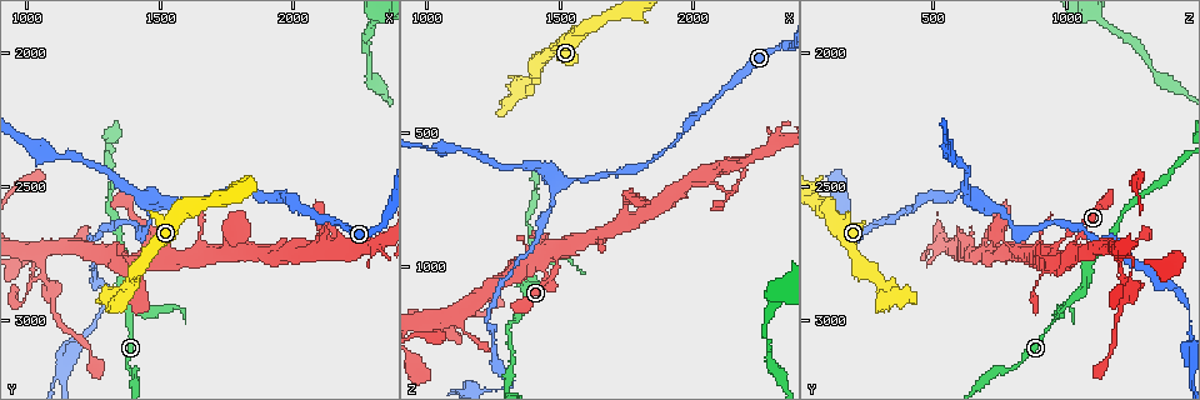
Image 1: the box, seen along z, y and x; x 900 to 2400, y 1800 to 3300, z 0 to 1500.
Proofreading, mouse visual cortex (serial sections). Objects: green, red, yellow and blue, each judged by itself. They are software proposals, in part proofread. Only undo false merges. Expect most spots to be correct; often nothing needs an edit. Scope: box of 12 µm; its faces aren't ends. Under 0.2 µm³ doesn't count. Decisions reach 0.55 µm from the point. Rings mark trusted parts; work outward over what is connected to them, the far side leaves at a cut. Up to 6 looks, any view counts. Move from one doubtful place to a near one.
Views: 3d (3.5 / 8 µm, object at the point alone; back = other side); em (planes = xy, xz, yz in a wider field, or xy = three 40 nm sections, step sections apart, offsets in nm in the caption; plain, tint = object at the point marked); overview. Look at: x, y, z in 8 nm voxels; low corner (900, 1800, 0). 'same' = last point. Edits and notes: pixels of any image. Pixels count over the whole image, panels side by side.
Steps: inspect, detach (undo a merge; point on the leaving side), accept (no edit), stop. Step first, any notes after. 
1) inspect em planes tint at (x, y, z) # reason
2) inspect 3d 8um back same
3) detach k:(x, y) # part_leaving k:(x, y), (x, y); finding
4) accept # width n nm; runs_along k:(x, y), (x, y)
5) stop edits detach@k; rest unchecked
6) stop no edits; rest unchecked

inspect 3d 3.5um at (1410, 2890, 320) # thin neck

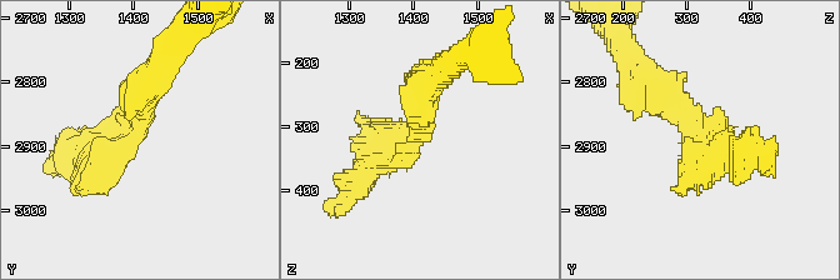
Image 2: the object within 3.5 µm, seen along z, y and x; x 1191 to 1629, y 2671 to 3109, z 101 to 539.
inspect em planes tint at (1405, 2880, 320)

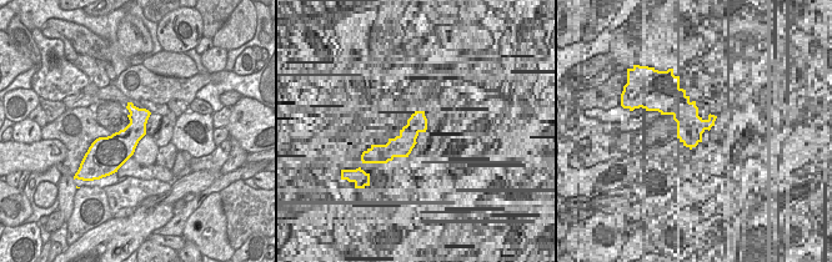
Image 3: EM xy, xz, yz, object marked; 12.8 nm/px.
inspect em xy step 3 tint same

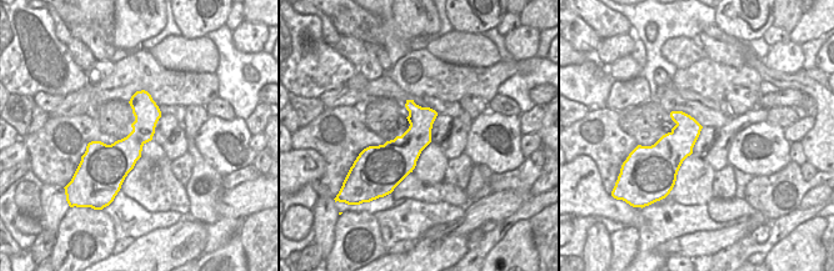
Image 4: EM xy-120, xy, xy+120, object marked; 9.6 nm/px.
accept # runs_along 2:(429, 80), (421, 135), (353, 186); one cell here

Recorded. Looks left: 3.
inspect 3d 3.5um at (1520, 2560, 700) # three-way junction

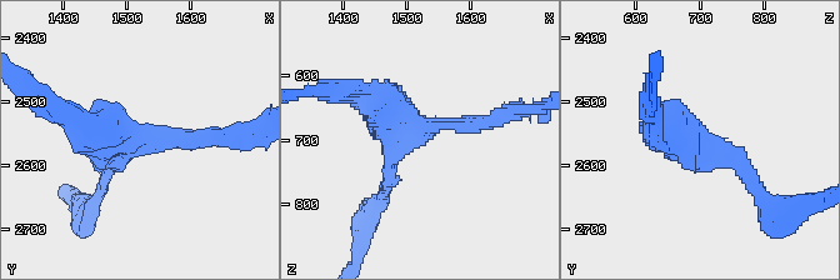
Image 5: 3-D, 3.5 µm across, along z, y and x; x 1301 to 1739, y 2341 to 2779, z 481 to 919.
inspect em planes tint at (1510, 2565, 690) # now the EM

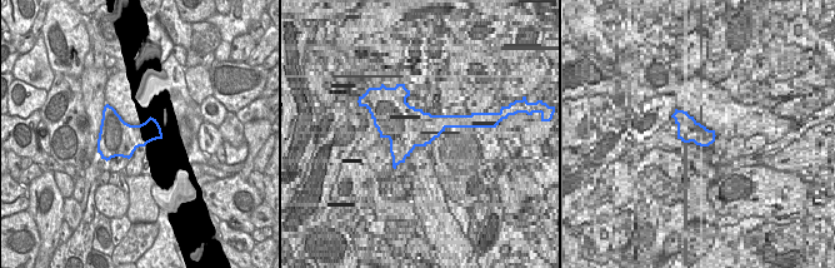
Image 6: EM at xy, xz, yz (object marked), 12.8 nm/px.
accept # runs_along 5:(496, 115), (405, 138), (385, 193); all the same cell

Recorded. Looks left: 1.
stop no edits; rest unchecked

